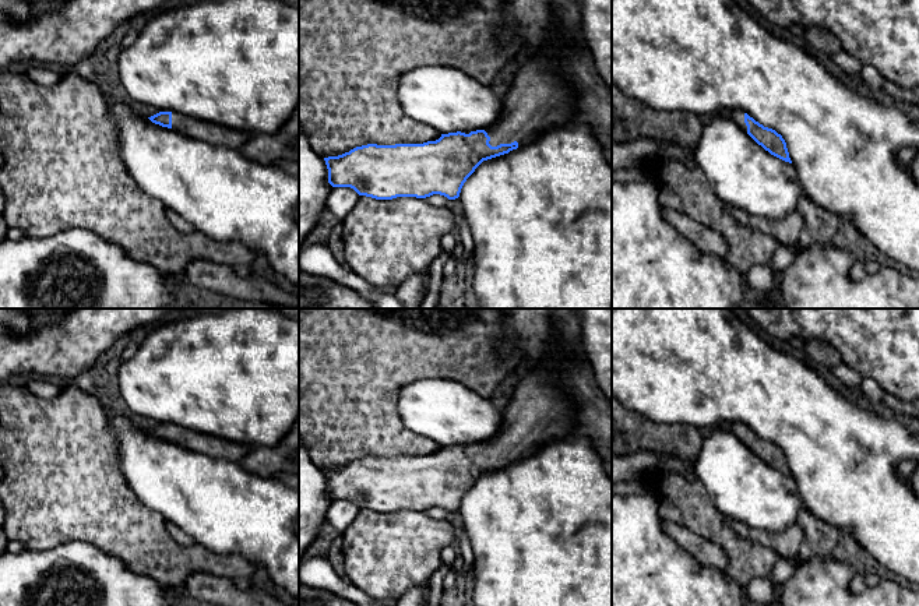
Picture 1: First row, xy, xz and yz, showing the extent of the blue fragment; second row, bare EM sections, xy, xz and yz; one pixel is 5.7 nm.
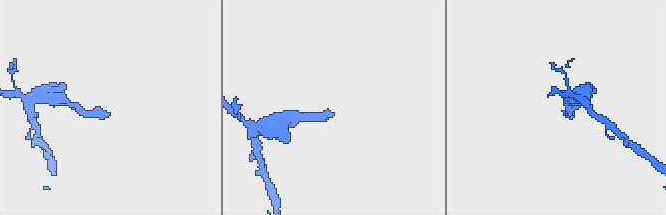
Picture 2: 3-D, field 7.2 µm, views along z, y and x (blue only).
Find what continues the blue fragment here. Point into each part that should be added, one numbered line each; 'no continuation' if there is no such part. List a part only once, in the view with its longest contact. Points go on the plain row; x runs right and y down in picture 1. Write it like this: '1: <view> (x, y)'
1: xz (539, 411)

